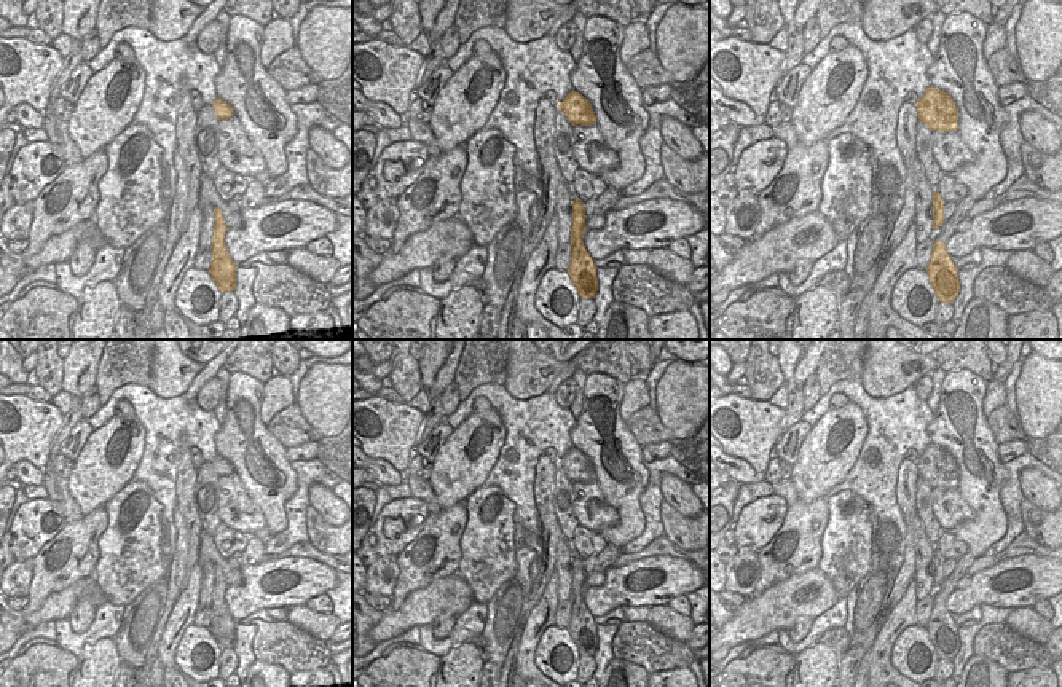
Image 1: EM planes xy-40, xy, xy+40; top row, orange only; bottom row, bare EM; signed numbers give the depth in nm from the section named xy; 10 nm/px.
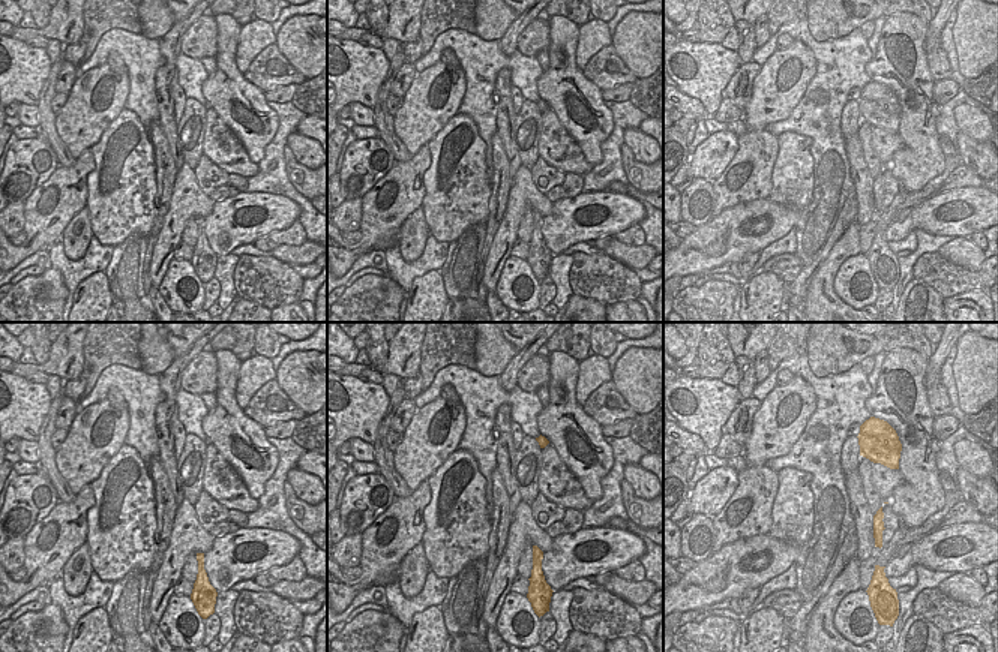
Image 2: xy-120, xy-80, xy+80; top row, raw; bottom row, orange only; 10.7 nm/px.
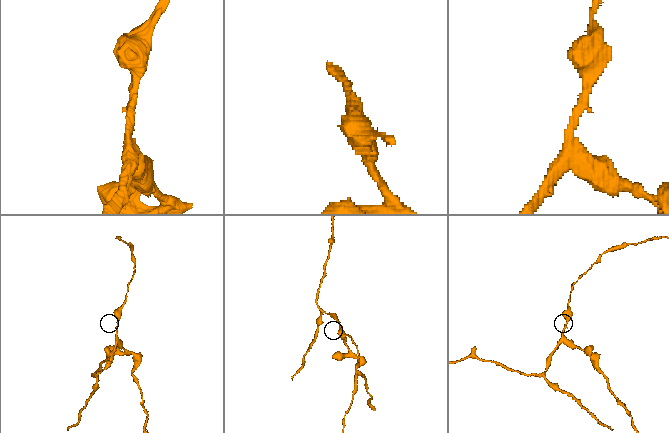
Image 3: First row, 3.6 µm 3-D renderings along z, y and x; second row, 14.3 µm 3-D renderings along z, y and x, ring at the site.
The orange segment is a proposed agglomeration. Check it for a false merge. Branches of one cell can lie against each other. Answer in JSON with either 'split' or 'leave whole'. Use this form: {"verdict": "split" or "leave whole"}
{"verdict": "split"}

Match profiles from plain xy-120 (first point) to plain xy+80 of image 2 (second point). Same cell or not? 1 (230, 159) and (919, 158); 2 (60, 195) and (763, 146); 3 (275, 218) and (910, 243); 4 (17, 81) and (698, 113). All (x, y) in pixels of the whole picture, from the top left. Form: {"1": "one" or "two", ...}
{"1": "two", "2": "one", "3": "two", "4": "two"}

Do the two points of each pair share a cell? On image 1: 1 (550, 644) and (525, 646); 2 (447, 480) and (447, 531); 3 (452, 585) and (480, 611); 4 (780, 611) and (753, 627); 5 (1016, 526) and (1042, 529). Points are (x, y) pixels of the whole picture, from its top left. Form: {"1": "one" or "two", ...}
{"1": "two", "2": "two", "3": "two", "4": "one", "5": "two"}

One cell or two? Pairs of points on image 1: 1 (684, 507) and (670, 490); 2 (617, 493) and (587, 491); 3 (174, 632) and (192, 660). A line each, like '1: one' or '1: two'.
1: one
2: two
3: two

